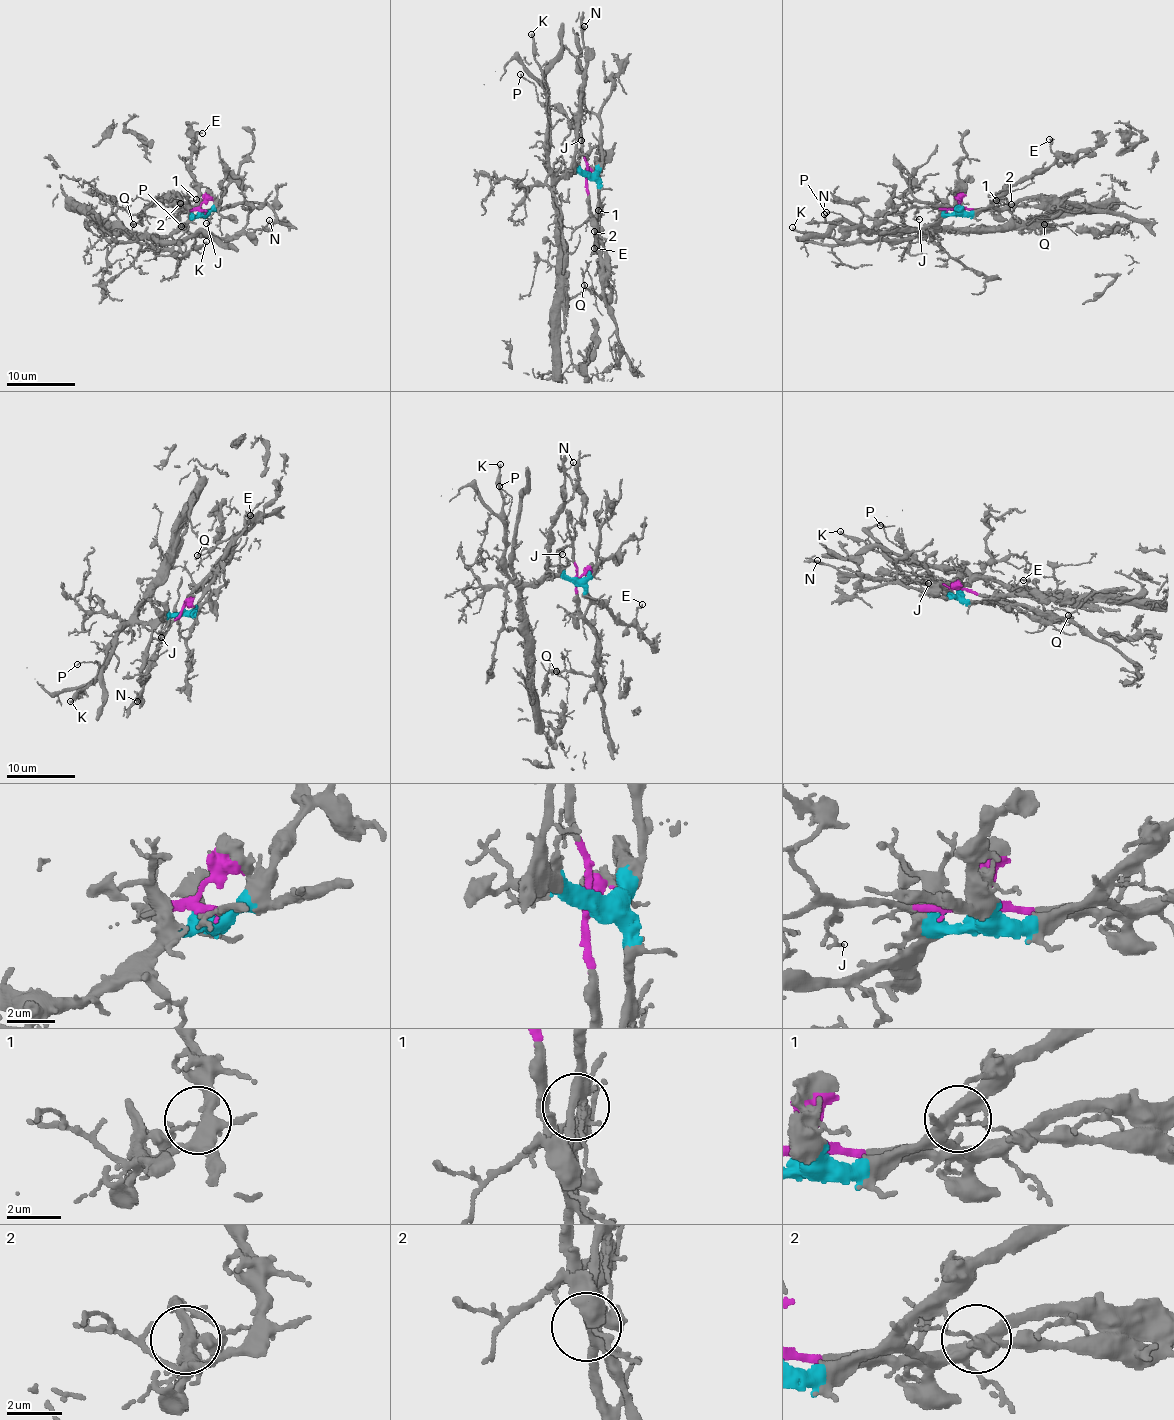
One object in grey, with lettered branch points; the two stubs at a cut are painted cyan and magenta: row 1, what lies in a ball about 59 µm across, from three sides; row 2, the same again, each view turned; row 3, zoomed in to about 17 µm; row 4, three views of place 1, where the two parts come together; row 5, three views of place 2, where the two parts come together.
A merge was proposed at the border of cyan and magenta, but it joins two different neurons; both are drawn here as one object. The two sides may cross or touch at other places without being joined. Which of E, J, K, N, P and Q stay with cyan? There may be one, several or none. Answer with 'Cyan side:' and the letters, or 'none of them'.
Cyan side: E, K, N, P

